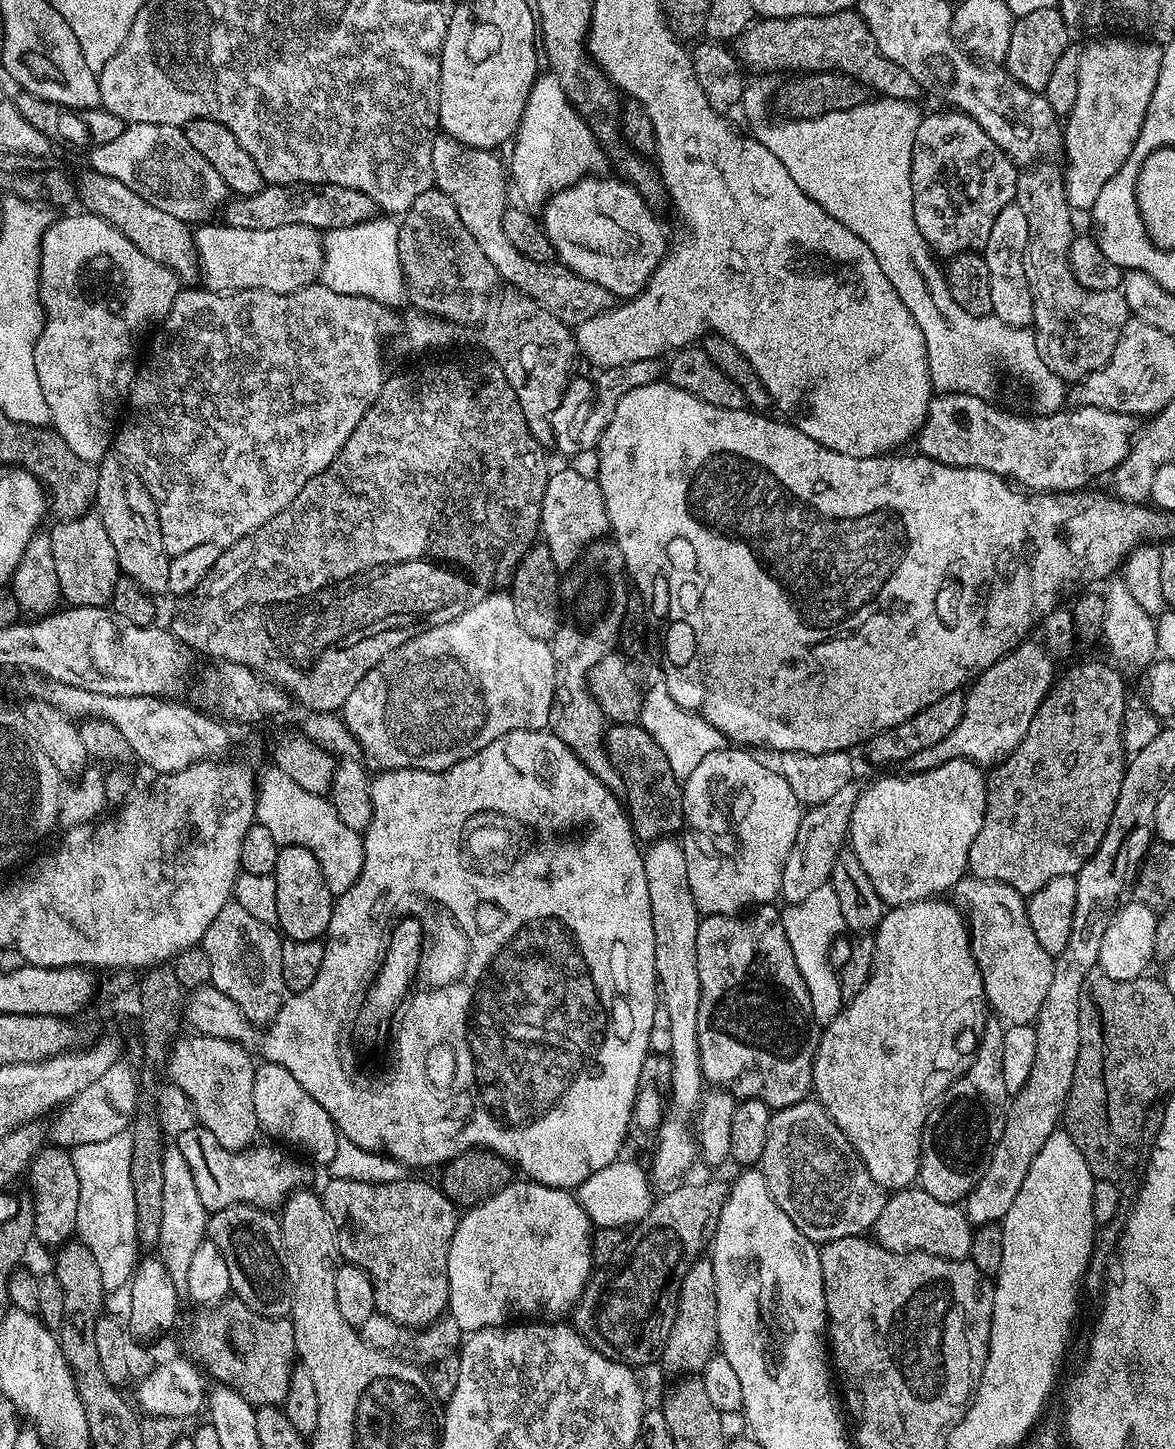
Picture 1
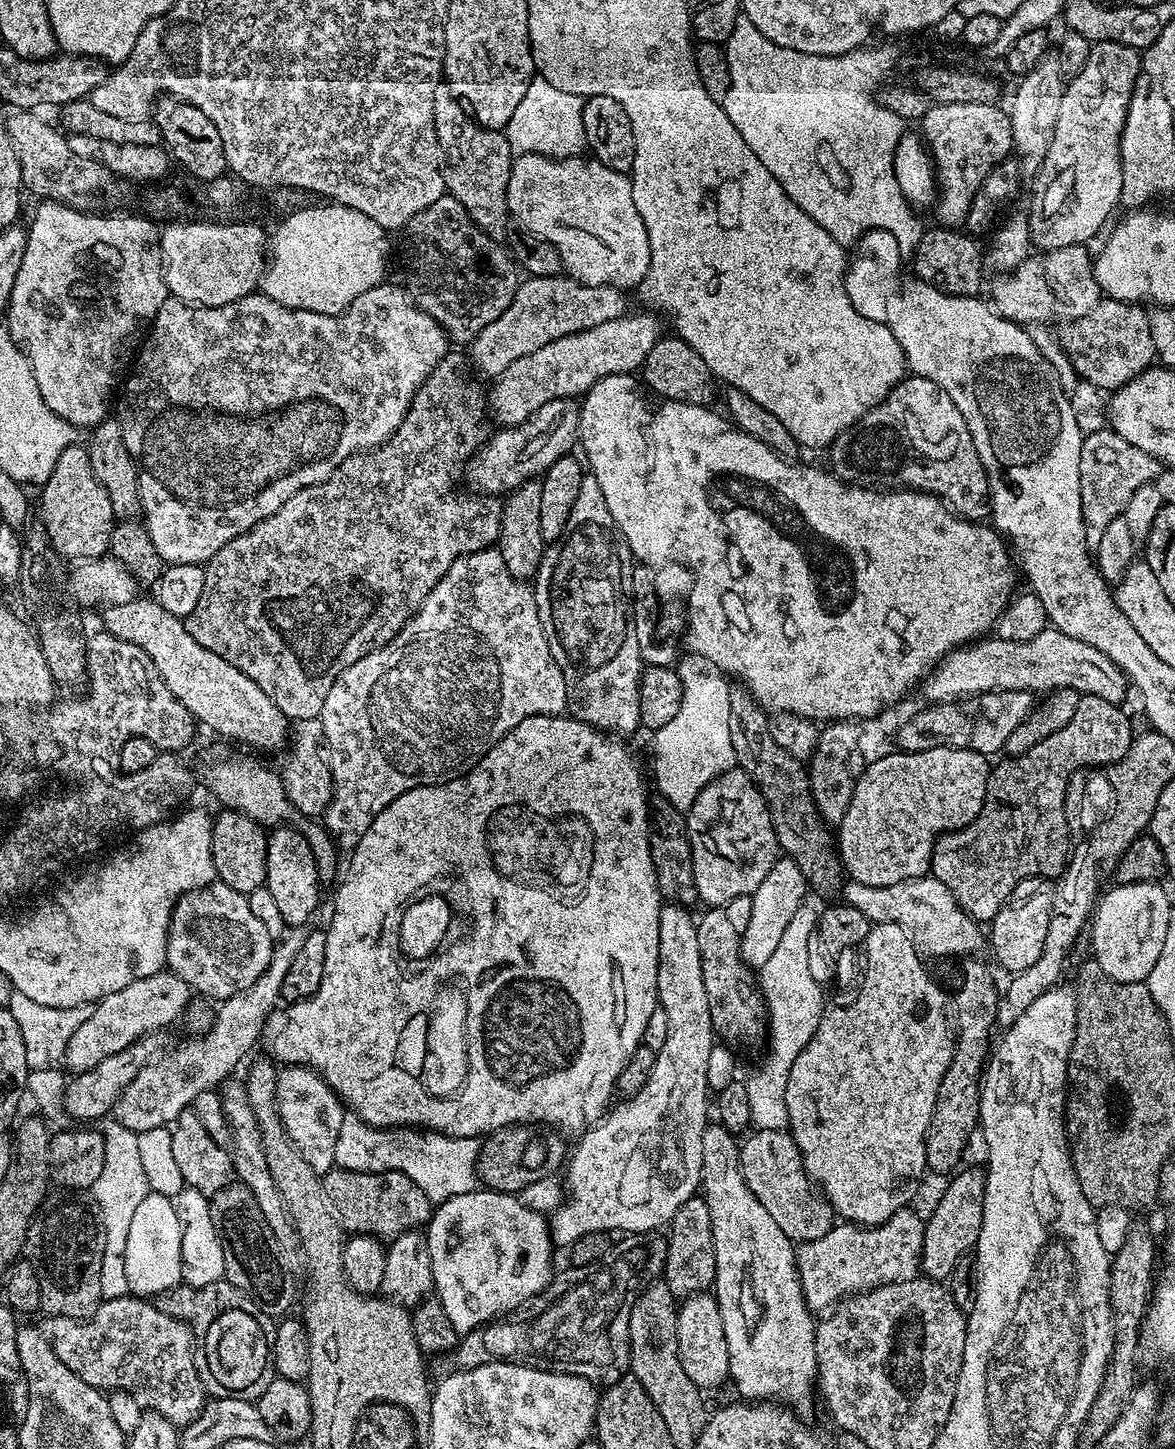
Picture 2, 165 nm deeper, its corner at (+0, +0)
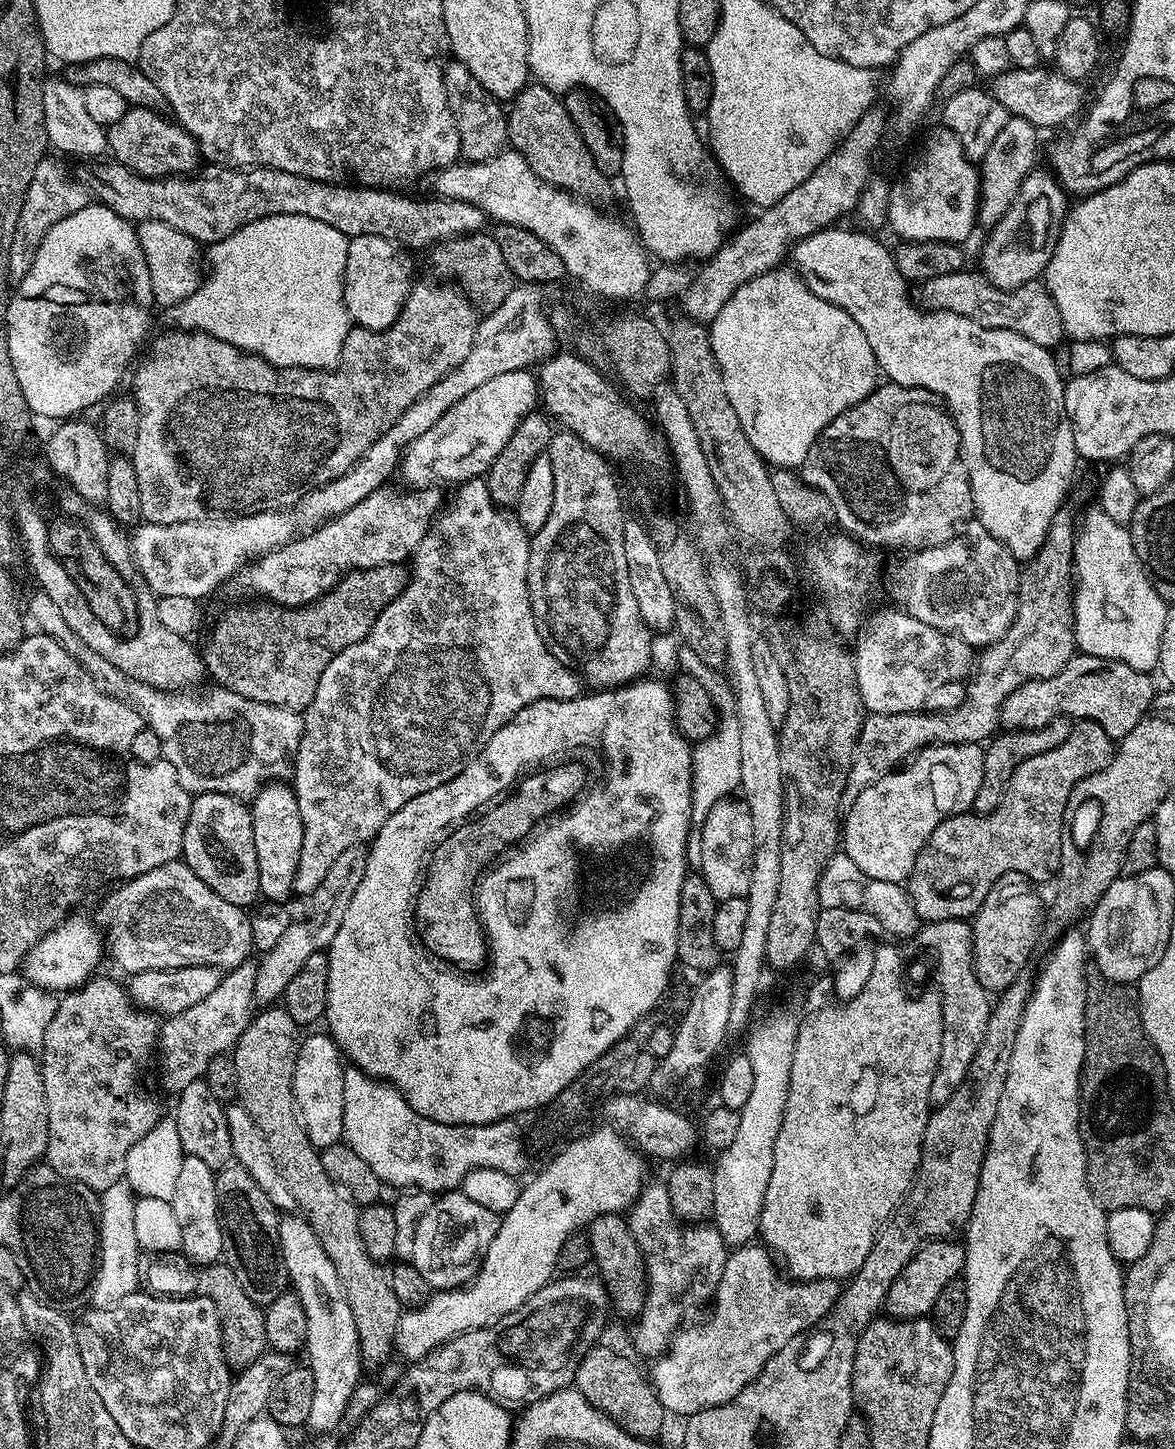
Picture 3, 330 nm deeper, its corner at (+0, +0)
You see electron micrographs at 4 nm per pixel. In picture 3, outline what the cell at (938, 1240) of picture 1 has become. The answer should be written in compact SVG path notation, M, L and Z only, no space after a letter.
M756 1242L729 1251L722 1278L716 1287L716 1295L710 1301L712 1313L701 1324L681 1327L673 1335L663 1355L653 1363L657 1364L650 1371L650 1383L658 1394L665 1413L672 1415L673 1412L676 1416L687 1418L707 1408L730 1402L730 1398L734 1398L747 1384L760 1377L760 1371L766 1366L766 1362L770 1362L770 1358L774 1358L774 1354L778 1354L782 1346L789 1344L795 1336L815 1329L821 1318L831 1312L842 1291L837 1281L798 1281L785 1278L778 1268L776 1273L771 1259L773 1257L769 1249Z

